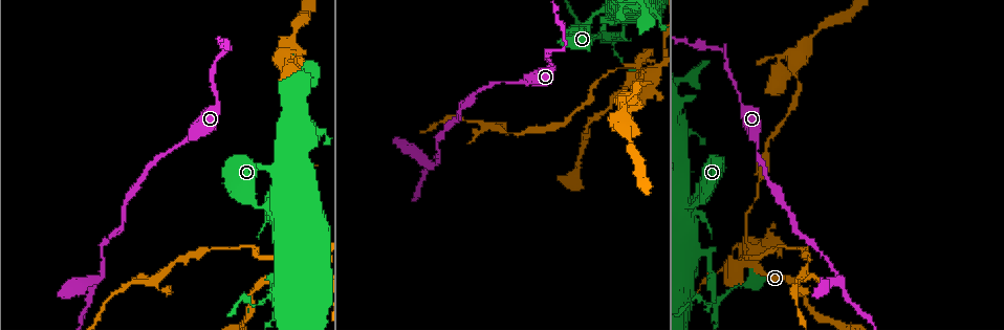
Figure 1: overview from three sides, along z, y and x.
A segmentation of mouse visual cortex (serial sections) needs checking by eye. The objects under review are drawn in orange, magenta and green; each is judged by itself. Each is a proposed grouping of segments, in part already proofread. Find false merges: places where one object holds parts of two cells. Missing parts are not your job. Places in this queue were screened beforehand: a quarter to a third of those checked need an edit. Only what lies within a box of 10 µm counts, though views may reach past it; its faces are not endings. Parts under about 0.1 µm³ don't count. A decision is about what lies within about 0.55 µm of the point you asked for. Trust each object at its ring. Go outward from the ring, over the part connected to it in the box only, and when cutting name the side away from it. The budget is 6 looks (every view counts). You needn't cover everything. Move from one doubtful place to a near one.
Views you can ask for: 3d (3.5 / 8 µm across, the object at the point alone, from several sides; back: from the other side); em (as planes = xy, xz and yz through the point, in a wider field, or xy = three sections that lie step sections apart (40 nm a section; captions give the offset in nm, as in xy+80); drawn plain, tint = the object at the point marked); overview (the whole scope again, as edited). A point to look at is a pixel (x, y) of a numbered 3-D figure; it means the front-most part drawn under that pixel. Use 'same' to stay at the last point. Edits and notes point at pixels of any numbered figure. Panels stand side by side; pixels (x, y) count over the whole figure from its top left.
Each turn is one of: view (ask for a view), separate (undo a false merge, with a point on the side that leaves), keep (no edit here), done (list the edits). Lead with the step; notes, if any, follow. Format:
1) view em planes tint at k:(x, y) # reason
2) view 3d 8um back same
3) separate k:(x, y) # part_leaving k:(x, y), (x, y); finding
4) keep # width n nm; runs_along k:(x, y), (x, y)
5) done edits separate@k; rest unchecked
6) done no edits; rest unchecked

view 3d 3.5um back at 1:(650, 74) # sharp bend

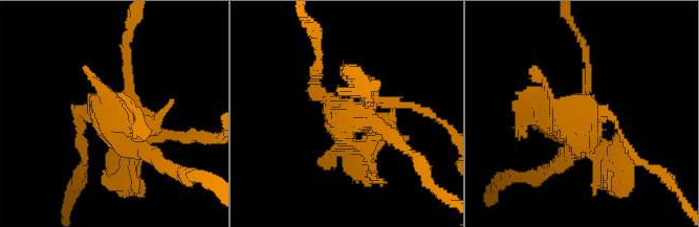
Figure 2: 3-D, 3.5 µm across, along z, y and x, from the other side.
view em xy step 2 tint at 2:(581, 124)

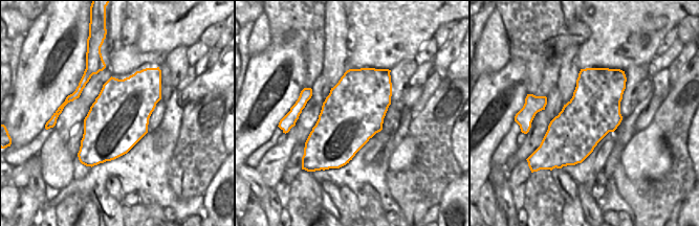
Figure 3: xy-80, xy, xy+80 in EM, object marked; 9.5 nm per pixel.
separate 2:(592, 129) # two cells meet here

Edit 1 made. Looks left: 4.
view 3d 3.5um at 1:(184, 144) # thick turns thin

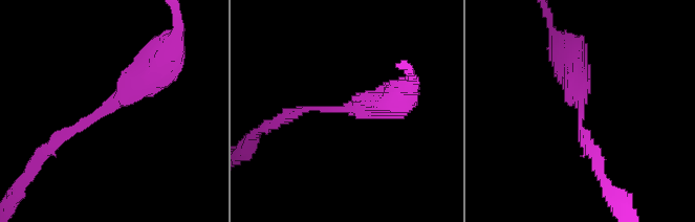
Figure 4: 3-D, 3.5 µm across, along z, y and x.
view em xy step 3 tint at 4:(112, 106) # arm_widths 150, 450 nm; need the tissue

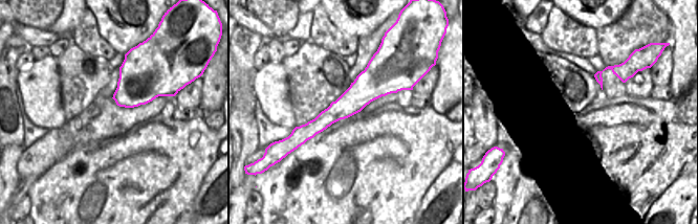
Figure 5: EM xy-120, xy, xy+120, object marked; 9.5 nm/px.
view em xy step 2 tint same # another direction

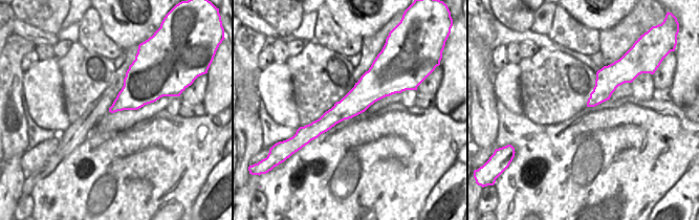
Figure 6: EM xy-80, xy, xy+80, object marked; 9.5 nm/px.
keep # runs_along 4:(161, 60), (52, 146); all the same cell

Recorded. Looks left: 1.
done edits separate@2; rest unchecked

